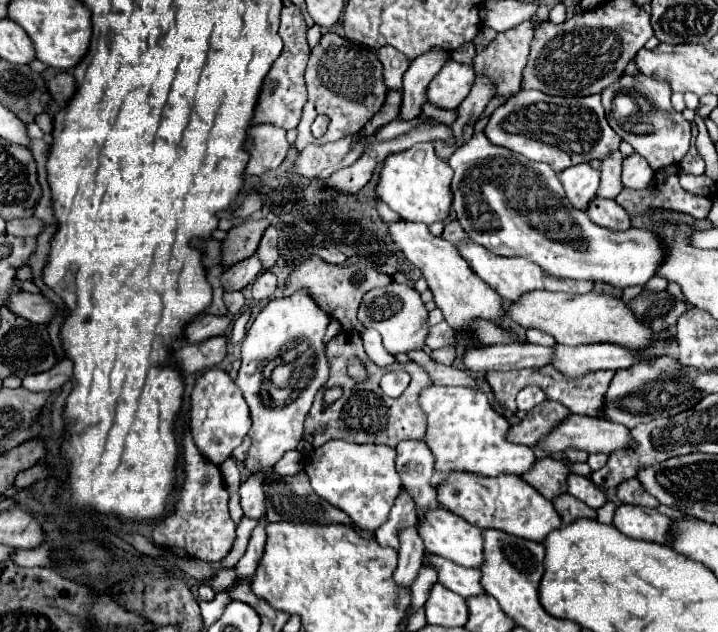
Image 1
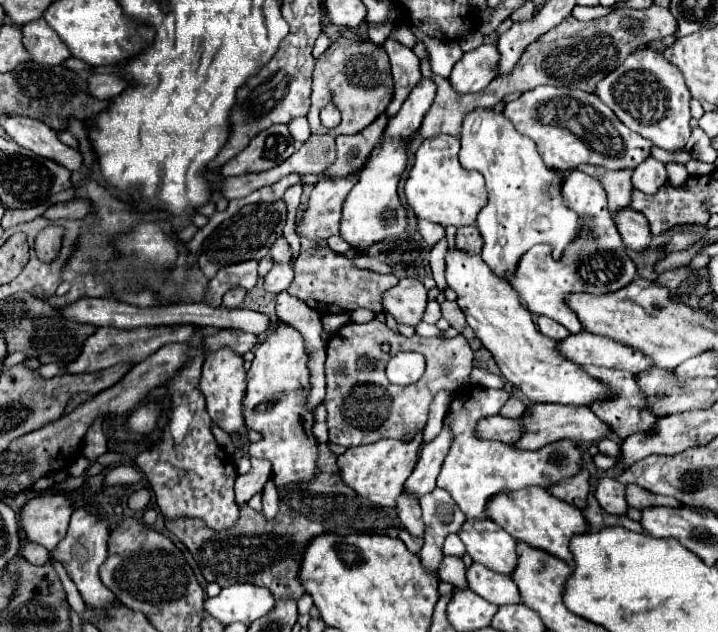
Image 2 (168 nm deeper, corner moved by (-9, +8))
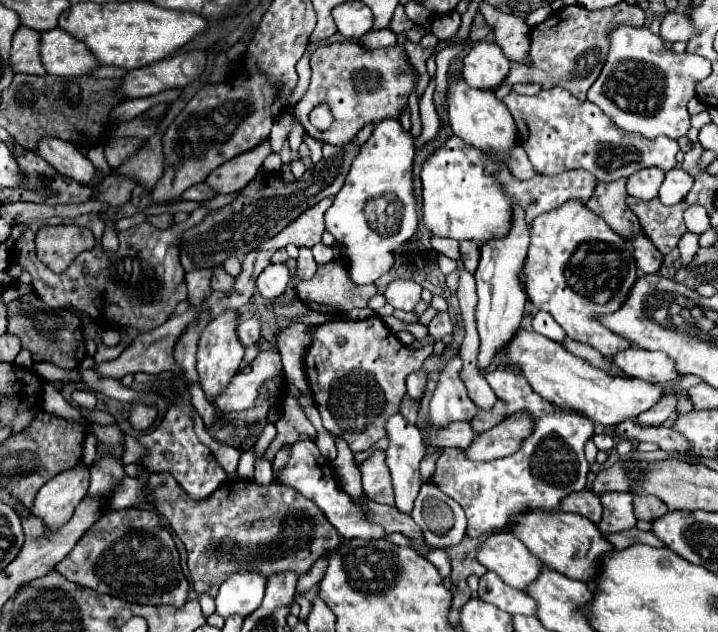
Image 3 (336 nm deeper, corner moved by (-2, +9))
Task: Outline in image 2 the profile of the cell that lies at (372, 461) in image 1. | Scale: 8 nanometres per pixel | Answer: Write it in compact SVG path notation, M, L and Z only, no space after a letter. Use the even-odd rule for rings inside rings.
M421 434L415 436L411 442L401 440L379 440L365 446L353 446L347 448L345 454L337 456L337 466L341 480L361 498L369 498L377 506L395 506L397 498L403 492L403 484L413 472L413 466L417 464L417 452L421 446Z

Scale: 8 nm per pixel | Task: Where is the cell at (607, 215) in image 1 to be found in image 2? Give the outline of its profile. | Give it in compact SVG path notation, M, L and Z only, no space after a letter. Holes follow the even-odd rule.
M627 206L625 210L617 210L617 214L613 214L613 220L629 250L641 252L649 246L651 230L649 230L649 222L643 214L639 214L637 210Z

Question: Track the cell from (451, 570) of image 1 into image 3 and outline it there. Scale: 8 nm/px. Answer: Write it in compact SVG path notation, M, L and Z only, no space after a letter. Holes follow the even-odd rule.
M488 571L480 579L478 595L482 601L496 605L510 615L536 615L536 601L520 589L506 585L494 571Z

